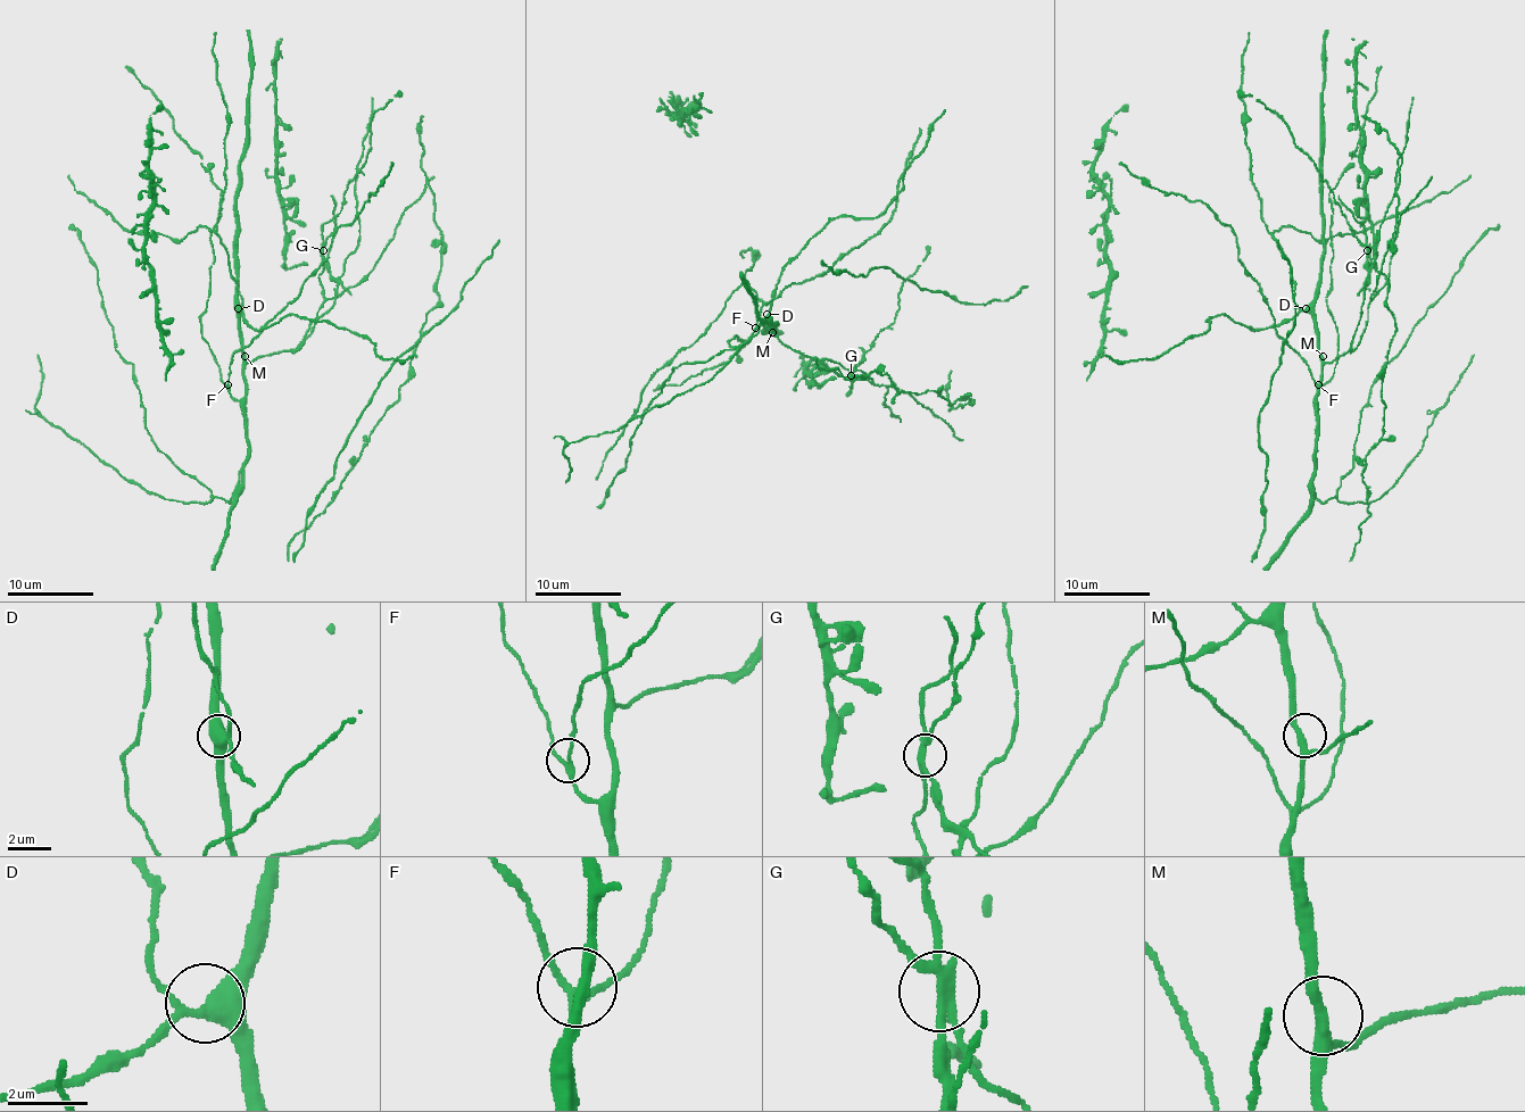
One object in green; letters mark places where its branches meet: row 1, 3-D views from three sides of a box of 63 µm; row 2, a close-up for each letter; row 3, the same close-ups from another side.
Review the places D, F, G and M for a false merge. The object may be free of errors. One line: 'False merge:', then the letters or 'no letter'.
False merge: G

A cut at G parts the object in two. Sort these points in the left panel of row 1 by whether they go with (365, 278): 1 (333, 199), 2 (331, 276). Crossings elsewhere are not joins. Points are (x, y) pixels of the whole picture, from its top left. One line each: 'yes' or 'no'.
1: no
2: no

